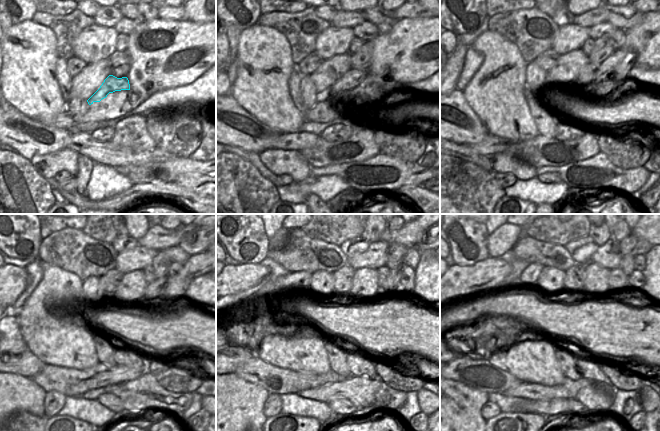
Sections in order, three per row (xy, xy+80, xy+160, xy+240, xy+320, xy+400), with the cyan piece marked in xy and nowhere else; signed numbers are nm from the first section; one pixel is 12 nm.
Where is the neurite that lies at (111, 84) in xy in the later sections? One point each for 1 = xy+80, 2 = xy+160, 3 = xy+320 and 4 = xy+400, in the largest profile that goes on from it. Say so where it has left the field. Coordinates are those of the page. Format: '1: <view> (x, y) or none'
1: xy+80 (353, 78)
2: xy+160 (588, 74)
3: xy+320 (395, 276)
4: xy+400 (627, 262)

